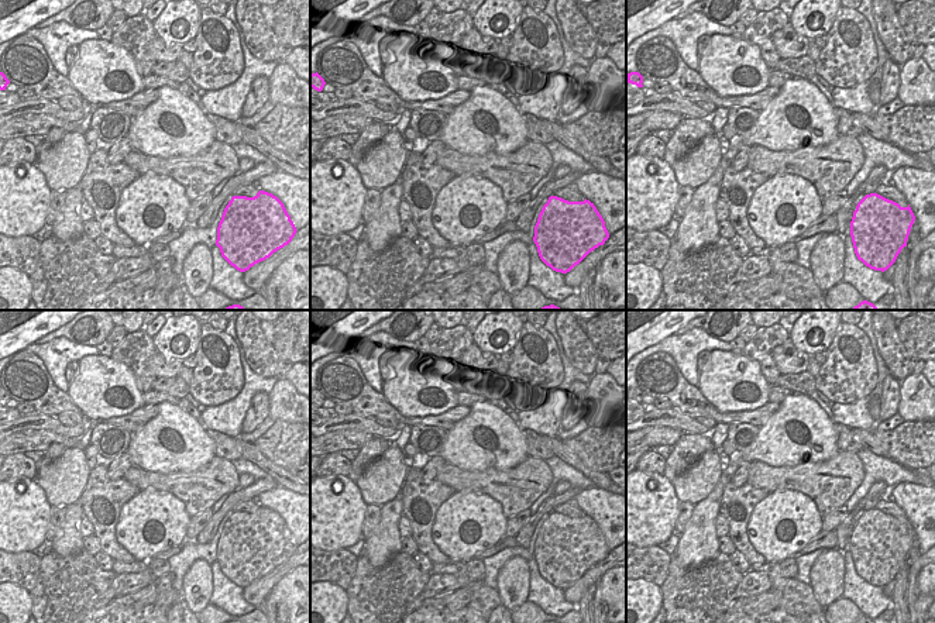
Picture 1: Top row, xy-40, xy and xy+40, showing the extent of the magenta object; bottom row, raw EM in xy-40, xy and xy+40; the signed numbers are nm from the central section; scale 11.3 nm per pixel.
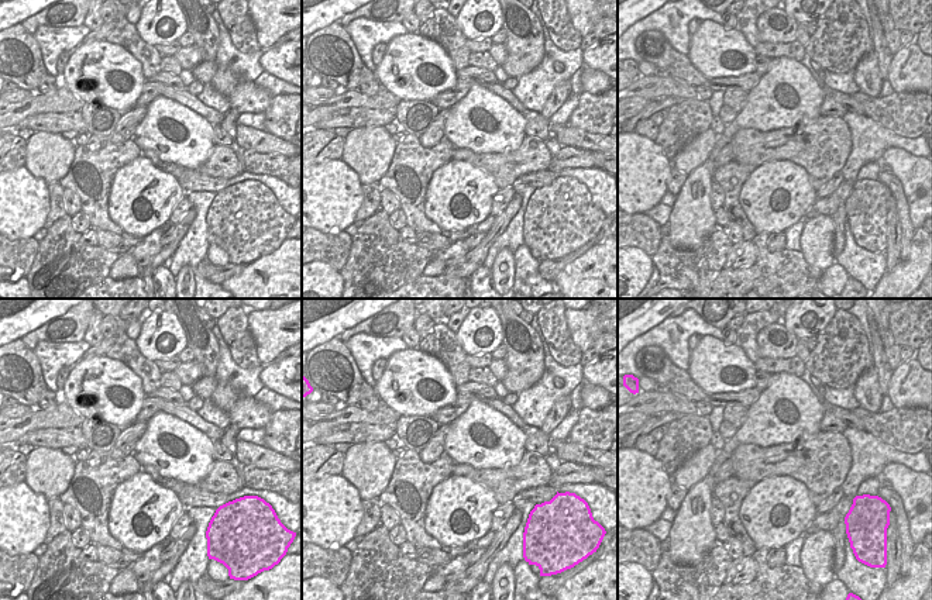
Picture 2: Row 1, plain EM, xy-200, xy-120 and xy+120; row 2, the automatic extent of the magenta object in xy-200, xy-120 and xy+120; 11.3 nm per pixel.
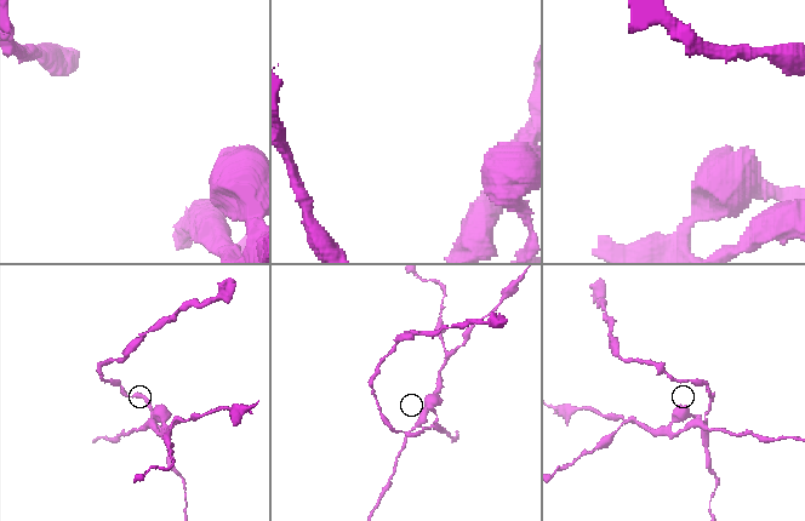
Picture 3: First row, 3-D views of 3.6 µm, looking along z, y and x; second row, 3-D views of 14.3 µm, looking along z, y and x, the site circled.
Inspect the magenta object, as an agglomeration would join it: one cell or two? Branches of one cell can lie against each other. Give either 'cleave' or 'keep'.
cleave

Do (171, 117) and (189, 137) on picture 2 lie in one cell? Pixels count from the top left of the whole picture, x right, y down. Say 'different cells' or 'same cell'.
same cell

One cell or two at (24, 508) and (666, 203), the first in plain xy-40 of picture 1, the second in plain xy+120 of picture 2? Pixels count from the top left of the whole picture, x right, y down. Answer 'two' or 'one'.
two

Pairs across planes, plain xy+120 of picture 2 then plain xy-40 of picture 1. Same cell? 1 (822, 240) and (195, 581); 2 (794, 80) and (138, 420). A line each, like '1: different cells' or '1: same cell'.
1: same cell
2: different cells

